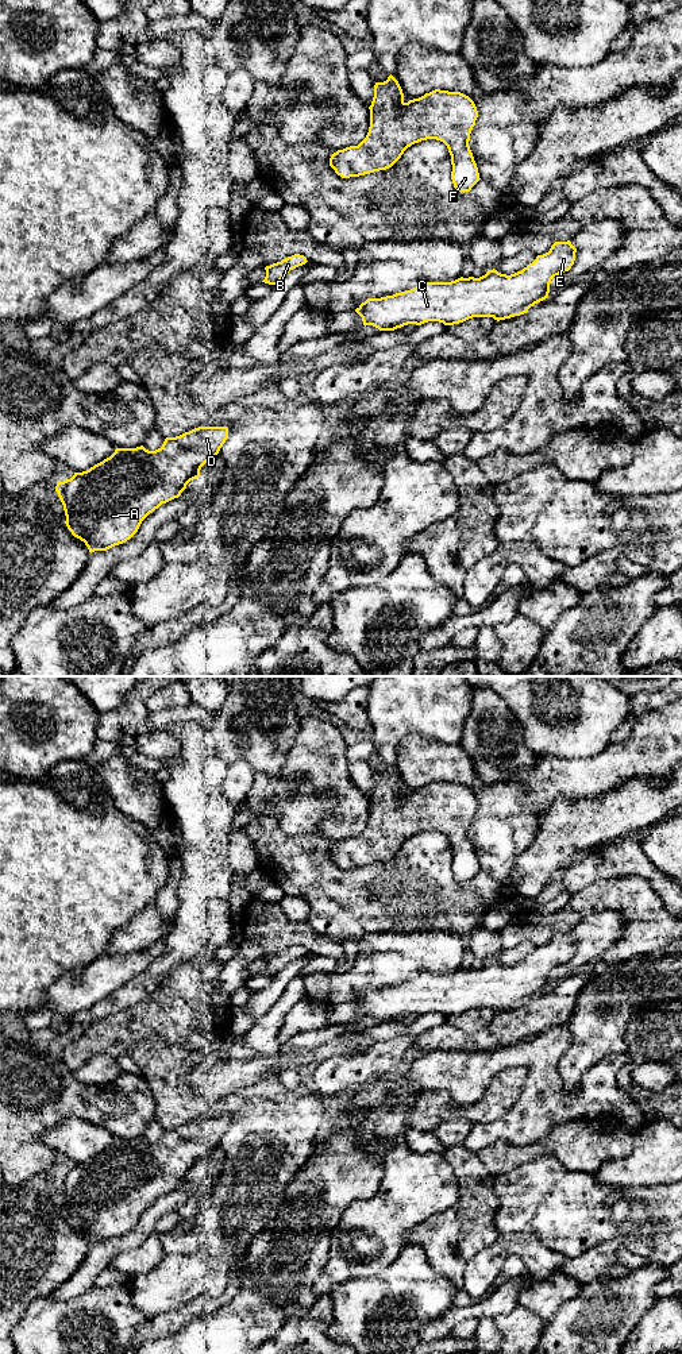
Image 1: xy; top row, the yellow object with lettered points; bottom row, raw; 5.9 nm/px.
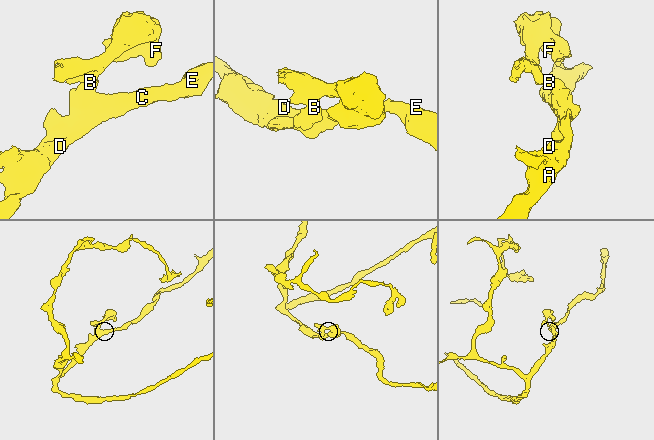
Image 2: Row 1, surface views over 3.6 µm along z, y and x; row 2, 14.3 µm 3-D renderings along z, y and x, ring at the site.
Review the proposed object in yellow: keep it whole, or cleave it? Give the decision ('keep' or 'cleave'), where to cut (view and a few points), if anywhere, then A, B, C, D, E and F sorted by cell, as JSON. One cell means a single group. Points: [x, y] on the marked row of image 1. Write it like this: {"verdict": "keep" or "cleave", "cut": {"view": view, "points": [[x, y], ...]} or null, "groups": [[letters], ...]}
{"verdict": "keep", "cut": null, "groups": [["A", "B", "C", "D", "E", "F"]]}

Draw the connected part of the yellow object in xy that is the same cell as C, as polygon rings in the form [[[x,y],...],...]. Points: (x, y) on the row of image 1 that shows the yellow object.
[[[570,240],[555,242],[548,252],[537,255],[515,274],[493,269],[479,278],[421,282],[393,296],[367,298],[355,312],[365,327],[373,325],[379,331],[428,321],[454,325],[473,317],[510,319],[548,297],[551,279],[571,269],[575,252]]]

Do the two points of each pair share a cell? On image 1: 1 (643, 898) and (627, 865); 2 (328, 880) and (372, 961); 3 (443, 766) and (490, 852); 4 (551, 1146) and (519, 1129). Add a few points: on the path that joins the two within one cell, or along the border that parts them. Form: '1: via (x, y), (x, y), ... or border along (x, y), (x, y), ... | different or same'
1: border along (647, 879), (639, 875), (623, 875), (600, 880) | different
2: border along (390, 932), (369, 932), (358, 941) | different
3: via (467, 776), (490, 799), (490, 828) | same
4: border along (566, 1122), (526, 1145), (508, 1145) | different

